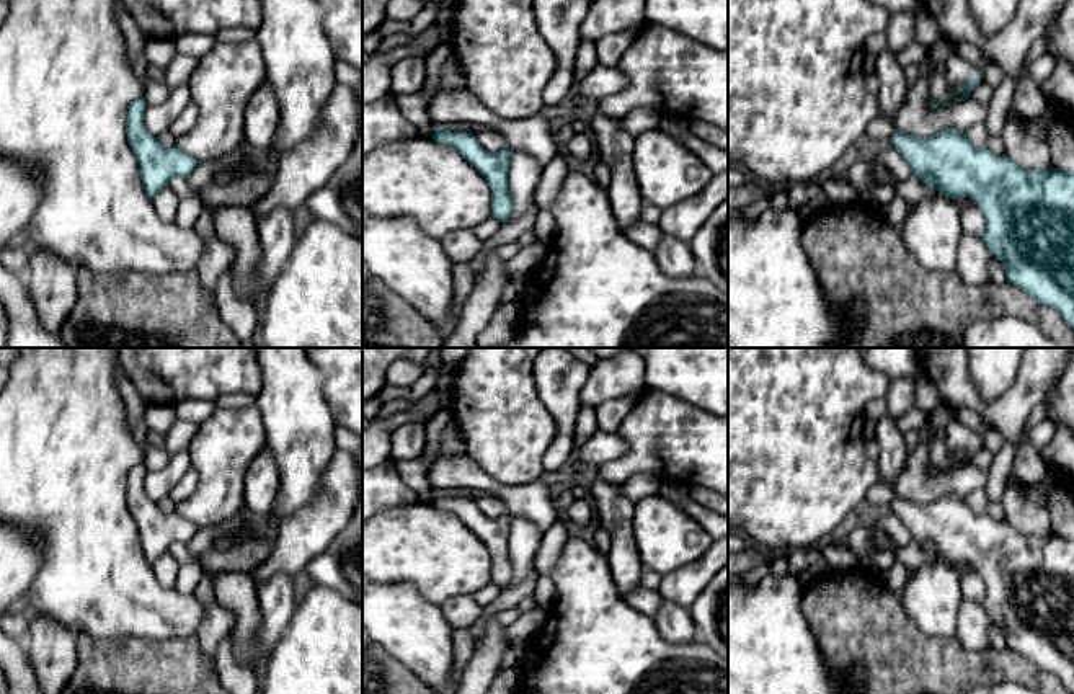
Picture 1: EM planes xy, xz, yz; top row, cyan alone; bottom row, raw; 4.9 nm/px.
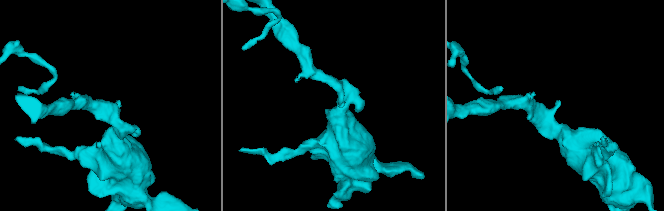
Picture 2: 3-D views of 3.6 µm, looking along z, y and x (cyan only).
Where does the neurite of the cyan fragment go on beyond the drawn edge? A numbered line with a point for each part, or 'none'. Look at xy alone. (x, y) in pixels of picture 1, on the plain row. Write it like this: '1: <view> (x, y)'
none

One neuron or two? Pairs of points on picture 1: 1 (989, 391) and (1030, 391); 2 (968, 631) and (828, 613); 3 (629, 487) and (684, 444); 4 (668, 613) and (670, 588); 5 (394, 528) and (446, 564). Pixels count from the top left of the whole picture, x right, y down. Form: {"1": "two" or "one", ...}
{"1": "two", "2": "two", "3": "two", "4": "two", "5": "one"}

